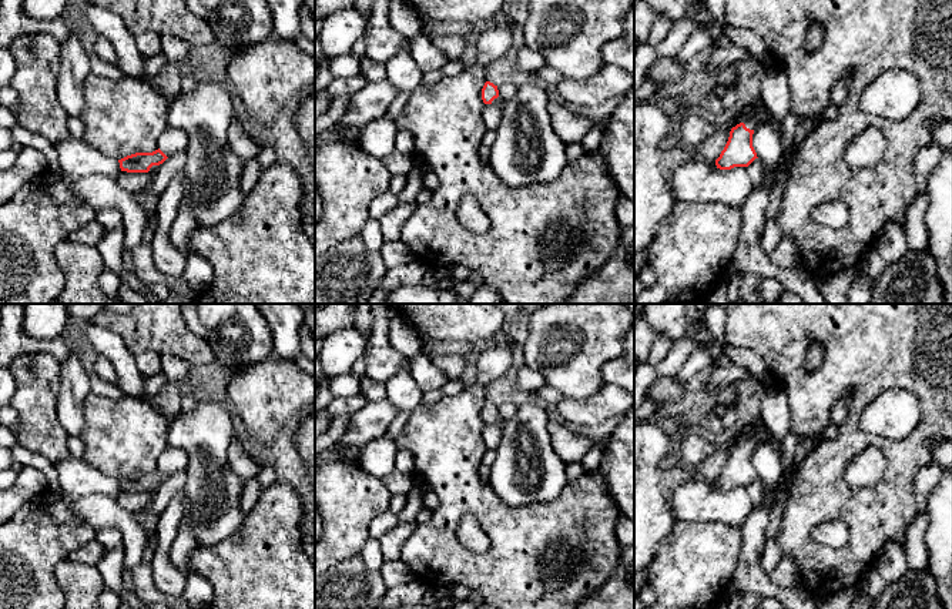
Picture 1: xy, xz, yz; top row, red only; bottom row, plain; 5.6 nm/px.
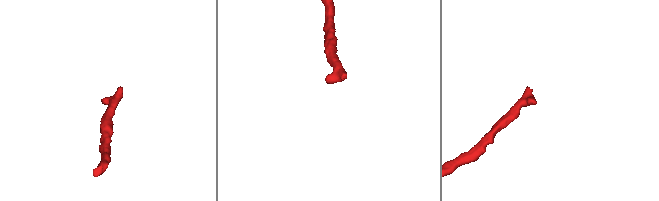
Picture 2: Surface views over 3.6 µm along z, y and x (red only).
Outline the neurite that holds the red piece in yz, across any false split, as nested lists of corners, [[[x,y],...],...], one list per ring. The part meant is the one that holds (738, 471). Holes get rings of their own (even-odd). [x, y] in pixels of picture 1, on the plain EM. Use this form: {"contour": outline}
{"contour": [[[748,436],[744,442],[731,448],[728,461],[715,479],[720,489],[731,489],[734,486],[748,486],[757,476],[752,466],[752,454],[758,446],[757,436]]]}

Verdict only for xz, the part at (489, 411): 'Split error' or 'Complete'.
Split error

